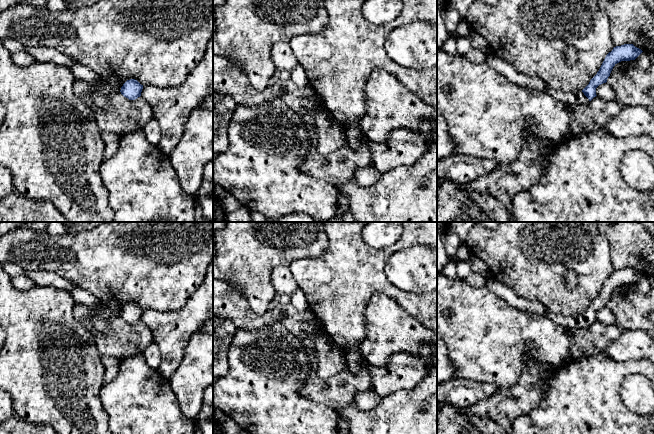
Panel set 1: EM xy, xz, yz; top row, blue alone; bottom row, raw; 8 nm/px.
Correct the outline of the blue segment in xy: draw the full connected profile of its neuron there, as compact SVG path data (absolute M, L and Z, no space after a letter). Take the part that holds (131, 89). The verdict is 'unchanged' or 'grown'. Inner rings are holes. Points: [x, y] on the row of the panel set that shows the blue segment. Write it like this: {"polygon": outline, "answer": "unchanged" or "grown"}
{"polygon": "M130 79L127 80L121 87L121 94L128 98L129 100L135 100L141 96L143 85L141 85L137 80Z", "answer": "unchanged"}

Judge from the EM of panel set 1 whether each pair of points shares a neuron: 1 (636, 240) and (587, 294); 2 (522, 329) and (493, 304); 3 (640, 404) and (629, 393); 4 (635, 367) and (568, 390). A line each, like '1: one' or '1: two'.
1: two
2: one
3: one
4: one

